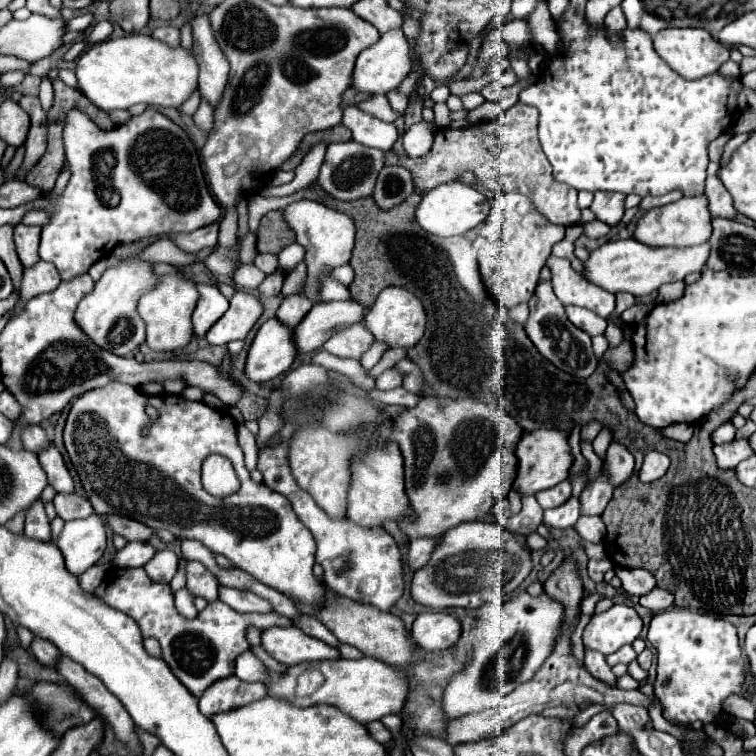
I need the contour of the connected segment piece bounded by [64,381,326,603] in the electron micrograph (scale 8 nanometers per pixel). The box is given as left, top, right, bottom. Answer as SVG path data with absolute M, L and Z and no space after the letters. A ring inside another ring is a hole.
M110 381L100 389L82 393L68 413L64 427L64 445L78 471L82 487L96 513L126 515L154 531L168 529L176 537L198 539L212 553L228 557L238 569L250 573L260 583L278 589L280 593L298 599L300 603L320 603L326 597L324 587L314 577L314 553L316 543L312 533L300 523L290 501L268 489L264 483L254 483L244 465L244 453L236 437L236 421L228 409L212 409L206 403L188 401L182 395L154 395L146 397L138 387L120 381ZM146 405L160 411L158 421L150 427L150 435L142 435L142 427L148 423ZM210 453L222 453L232 461L240 479L240 489L228 497L212 497L200 483L200 467Z

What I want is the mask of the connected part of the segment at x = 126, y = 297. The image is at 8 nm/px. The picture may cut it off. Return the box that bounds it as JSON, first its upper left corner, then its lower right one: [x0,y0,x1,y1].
[76,261,158,355]

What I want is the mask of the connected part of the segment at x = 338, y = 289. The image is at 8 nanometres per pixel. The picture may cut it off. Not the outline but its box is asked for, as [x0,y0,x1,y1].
[320,275,350,301]

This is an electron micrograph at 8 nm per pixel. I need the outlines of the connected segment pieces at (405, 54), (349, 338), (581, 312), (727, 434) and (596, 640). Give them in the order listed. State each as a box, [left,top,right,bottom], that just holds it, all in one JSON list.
[[352,29,412,95],[324,325,374,359],[576,307,606,337],[712,423,736,445],[584,603,642,655]]

